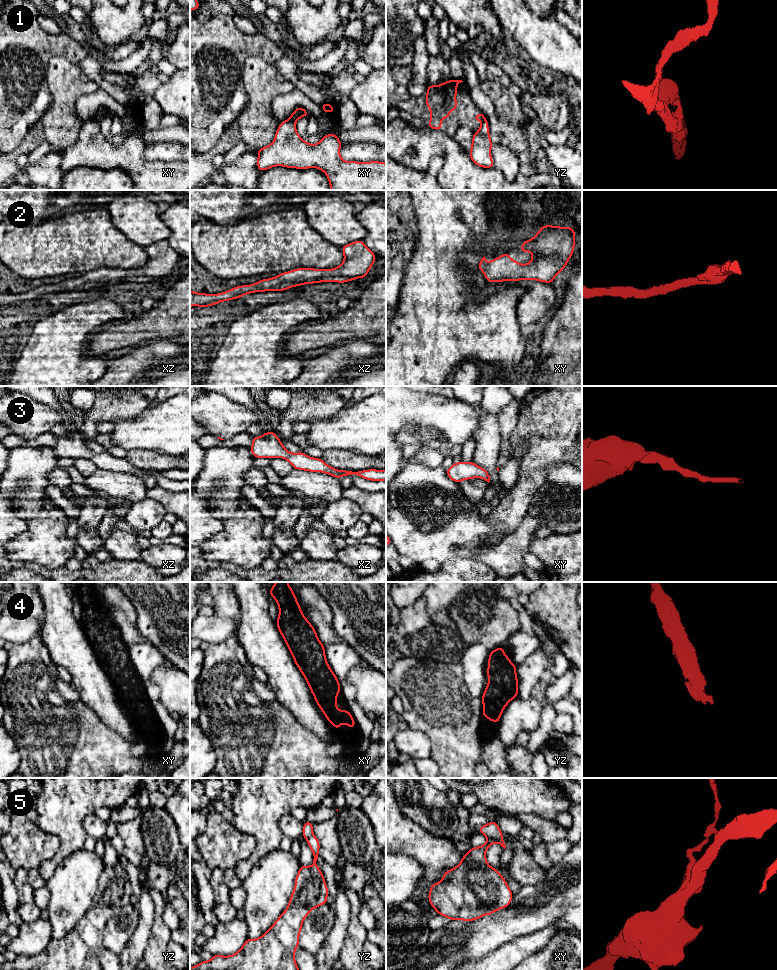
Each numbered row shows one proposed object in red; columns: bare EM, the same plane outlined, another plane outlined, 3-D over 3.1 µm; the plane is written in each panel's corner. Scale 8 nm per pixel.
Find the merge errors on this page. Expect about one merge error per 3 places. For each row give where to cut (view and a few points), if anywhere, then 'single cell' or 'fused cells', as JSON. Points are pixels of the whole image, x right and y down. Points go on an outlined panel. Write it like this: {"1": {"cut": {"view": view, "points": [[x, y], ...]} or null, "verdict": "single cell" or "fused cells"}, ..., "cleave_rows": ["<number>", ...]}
{"1": {"cut": {"view": "xy", "points": [[289, 118], [294, 122]]}, "verdict": "fused cells"}, "2": {"cut": null, "verdict": "single cell"}, "3": {"cut": null, "verdict": "single cell"}, "4": {"cut": null, "verdict": "single cell"}, "5": {"cut": {"view": "xy", "points": [[488, 837], [493, 837], [500, 843]]}, "verdict": "fused cells"}, "cleave_rows": ["1", "5"]}

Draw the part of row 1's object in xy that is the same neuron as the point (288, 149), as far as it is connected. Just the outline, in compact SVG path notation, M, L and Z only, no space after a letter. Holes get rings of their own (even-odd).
M288 119L280 122L273 142L257 150L257 169L263 172L275 166L323 171L330 184L330 190L386 190L386 163L380 161L344 161L340 155L341 141L329 133L316 144L304 141L297 132L295 122Z

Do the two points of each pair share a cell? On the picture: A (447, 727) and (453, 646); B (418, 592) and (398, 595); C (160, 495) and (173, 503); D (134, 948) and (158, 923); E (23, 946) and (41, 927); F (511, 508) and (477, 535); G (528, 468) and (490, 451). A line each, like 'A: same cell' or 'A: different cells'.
A: different cells
B: same cell
C: same cell
D: different cells
E: same cell
F: different cells
G: different cells

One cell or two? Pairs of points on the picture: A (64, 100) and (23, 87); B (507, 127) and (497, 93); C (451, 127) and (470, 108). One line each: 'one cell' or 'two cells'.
A: two cells
B: one cell
C: one cell

